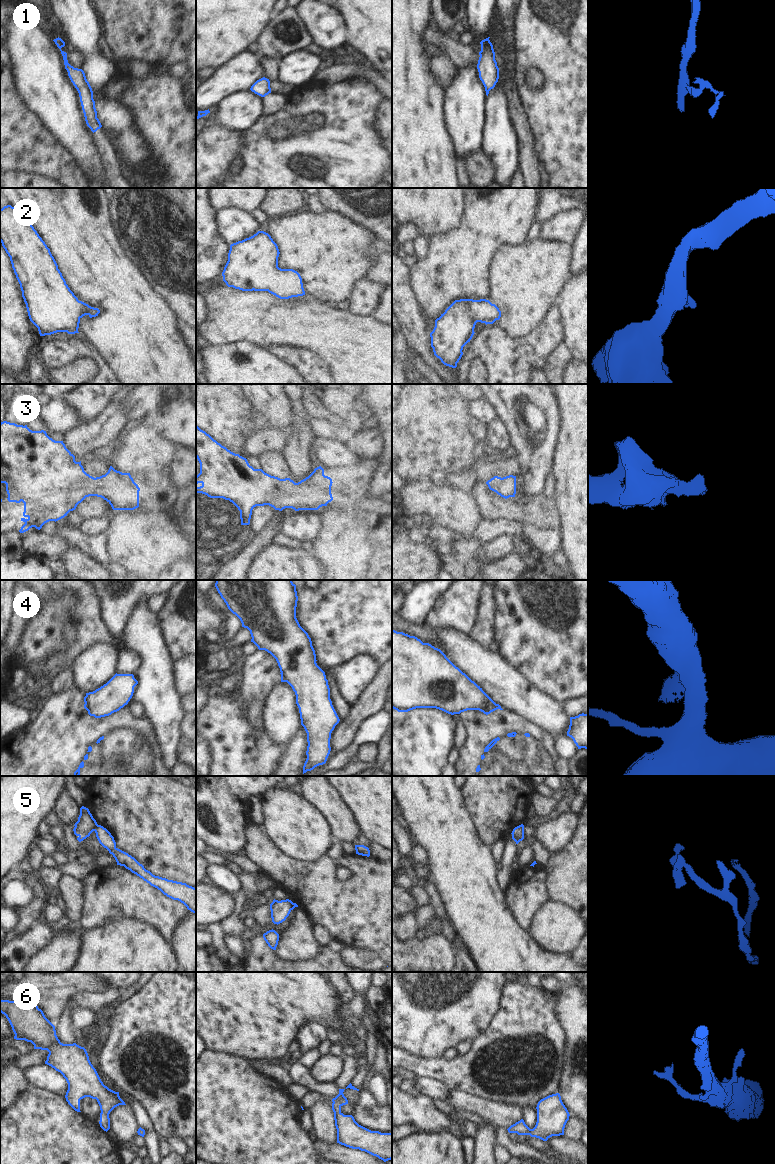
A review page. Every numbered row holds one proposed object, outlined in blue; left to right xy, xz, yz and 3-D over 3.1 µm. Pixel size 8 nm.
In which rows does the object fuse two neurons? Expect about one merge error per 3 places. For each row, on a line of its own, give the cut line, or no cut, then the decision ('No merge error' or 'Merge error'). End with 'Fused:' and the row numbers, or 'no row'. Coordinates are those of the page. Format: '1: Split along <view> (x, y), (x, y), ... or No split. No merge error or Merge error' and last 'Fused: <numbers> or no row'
1: No split. No merge error
2: No split. No merge error
3: No split. No merge error
4: Split along xy (86, 695), (88, 707), (92, 715). Merge error
5: Split along xy (97, 824), (93, 830). Merge error
6: No split. No merge error
Fused: 4, 5.

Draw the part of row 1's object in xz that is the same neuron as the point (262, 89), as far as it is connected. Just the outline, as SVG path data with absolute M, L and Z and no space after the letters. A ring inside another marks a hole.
M263 77L259 80L257 80L250 88L252 92L255 94L265 97L269 93L271 93L271 88L270 88L270 81L269 79Z

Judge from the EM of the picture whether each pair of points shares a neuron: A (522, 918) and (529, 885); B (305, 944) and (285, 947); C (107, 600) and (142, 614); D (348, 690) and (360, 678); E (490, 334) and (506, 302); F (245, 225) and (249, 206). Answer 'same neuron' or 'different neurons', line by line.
A: same neuron
B: same neuron
C: different neurons
D: same neuron
E: different neurons
F: different neurons

